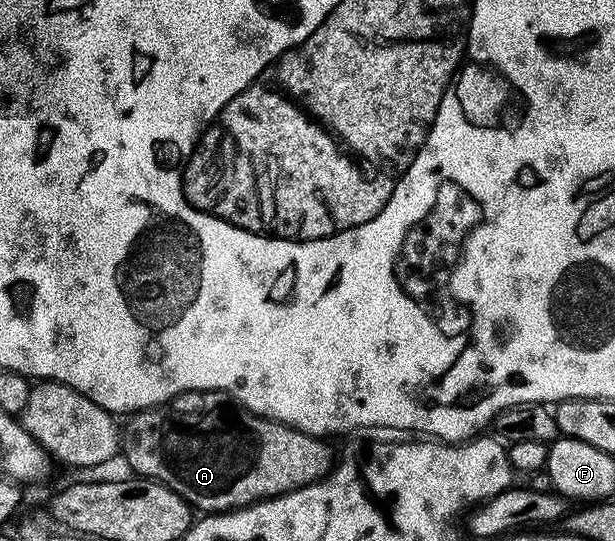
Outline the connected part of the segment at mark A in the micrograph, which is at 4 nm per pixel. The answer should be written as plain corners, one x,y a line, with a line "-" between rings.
199,391
181,393
165,405
143,409
131,416
120,433
120,449
126,461
142,479
159,481
176,491
195,510
206,515
244,509
257,501
267,501
281,493
291,493
314,481
320,481
336,464
333,453
321,437
301,433
279,421
259,417
237,404
228,393

